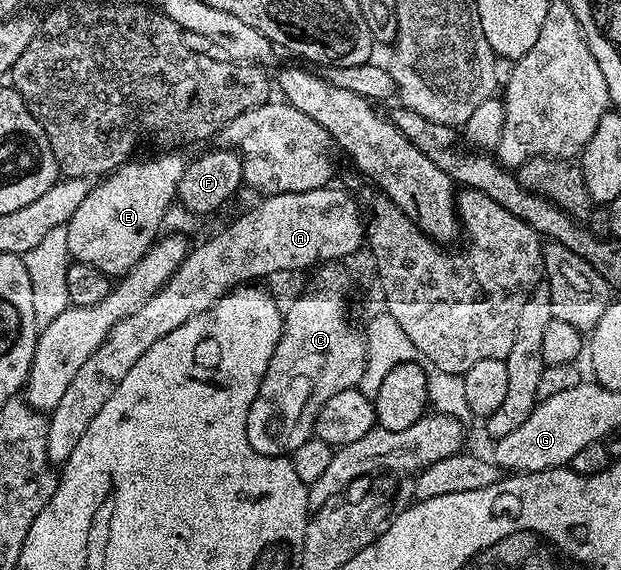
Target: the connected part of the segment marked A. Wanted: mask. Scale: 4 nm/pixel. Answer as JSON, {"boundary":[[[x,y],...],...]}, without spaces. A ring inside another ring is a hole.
{"boundary":[[[327,186],[316,190],[303,192],[281,192],[275,196],[267,195],[251,212],[238,216],[227,228],[219,230],[215,236],[207,238],[203,244],[198,244],[187,251],[184,262],[168,278],[168,282],[140,308],[136,314],[124,318],[104,338],[100,350],[80,366],[76,378],[68,382],[68,390],[64,390],[64,398],[60,398],[54,411],[48,416],[48,458],[50,463],[61,466],[66,459],[76,450],[80,438],[84,438],[84,430],[92,423],[92,418],[100,414],[104,402],[112,398],[116,386],[120,386],[120,378],[136,366],[136,361],[144,355],[144,350],[149,350],[153,344],[160,342],[164,334],[172,334],[176,326],[184,326],[188,318],[196,318],[196,314],[204,314],[213,308],[221,296],[233,288],[245,285],[247,282],[258,282],[261,276],[270,276],[273,272],[302,272],[305,268],[313,269],[323,262],[342,262],[345,256],[350,256],[364,244],[364,220],[358,217],[358,204],[342,188]]]}

